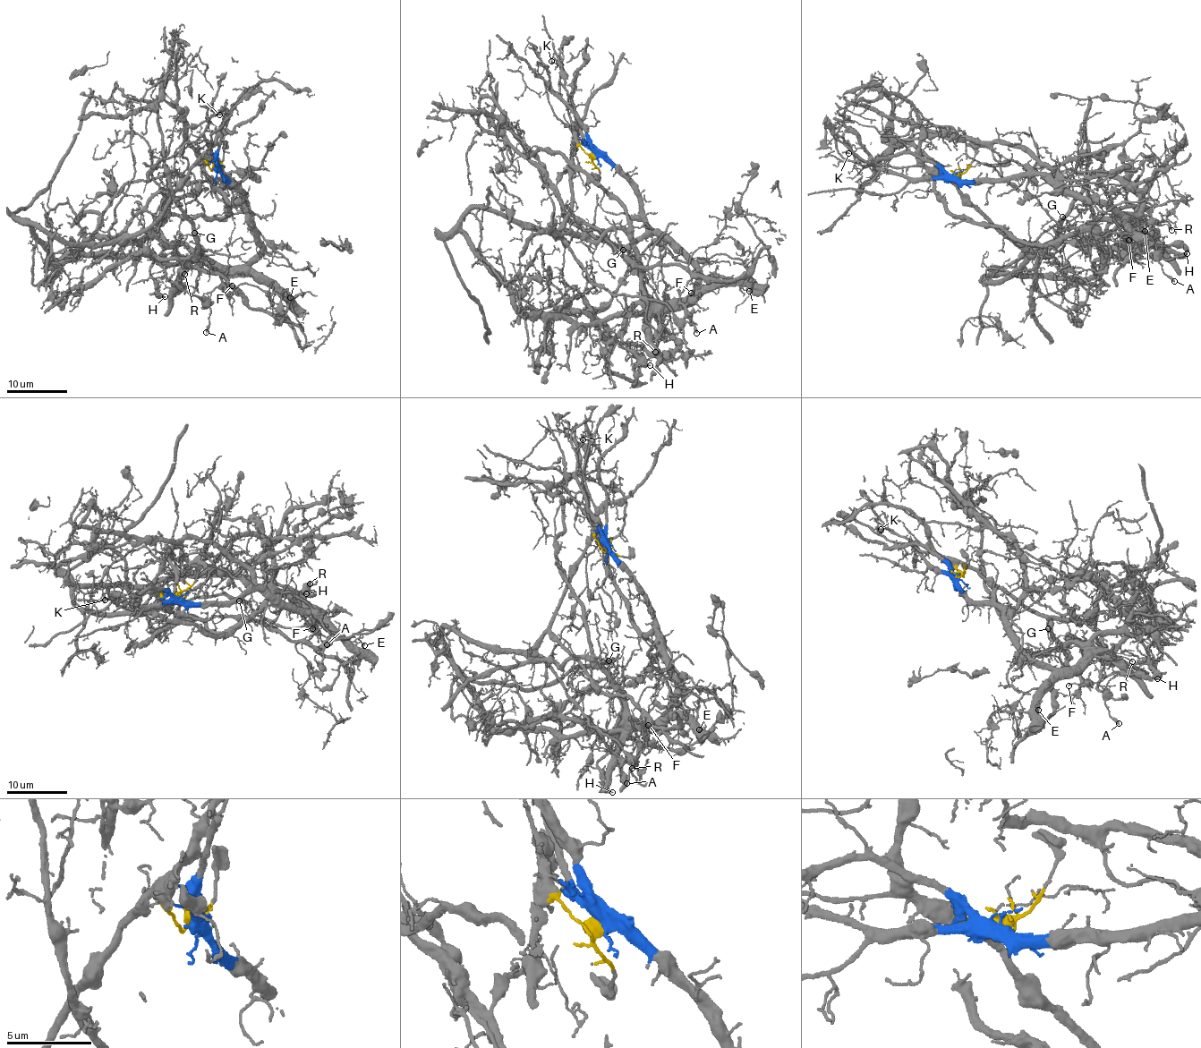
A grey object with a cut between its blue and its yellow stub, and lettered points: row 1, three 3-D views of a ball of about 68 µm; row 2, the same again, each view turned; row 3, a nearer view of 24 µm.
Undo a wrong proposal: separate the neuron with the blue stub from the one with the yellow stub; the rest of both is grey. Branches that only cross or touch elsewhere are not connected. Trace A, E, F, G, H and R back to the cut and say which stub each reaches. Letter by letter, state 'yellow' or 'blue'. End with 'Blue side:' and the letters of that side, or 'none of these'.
A: yellow
E: blue
F: blue
G: blue
H: blue
R: blue
Blue side: E, F, G, H, R

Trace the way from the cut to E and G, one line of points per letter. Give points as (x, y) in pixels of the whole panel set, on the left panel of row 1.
E: (217, 168), (242, 192), (240, 200), (260, 251), (251, 265), (290, 297)
G: (217, 168), (242, 192), (240, 200), (260, 251), (244, 263), (215, 265), (203, 259), (194, 232)

